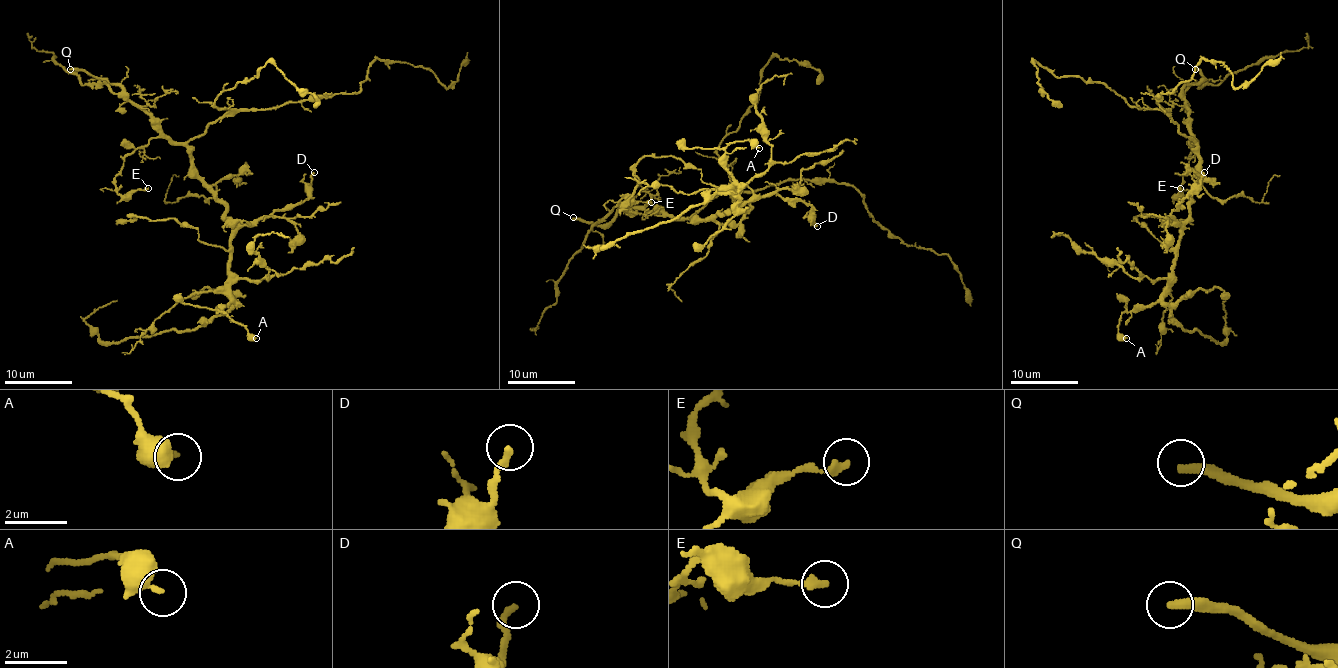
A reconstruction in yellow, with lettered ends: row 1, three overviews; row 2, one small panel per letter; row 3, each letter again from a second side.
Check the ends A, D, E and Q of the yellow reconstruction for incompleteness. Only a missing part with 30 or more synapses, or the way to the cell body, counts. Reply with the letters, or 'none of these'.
Q

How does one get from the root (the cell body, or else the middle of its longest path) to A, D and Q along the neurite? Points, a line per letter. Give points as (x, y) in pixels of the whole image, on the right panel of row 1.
A: (1195, 149), (1199, 189), (1183, 225), (1173, 282), (1158, 301), (1121, 315), (1117, 332), (1126, 338)
D: (1195, 149), (1199, 157), (1199, 189), (1192, 196), (1190, 216), (1180, 223), (1172, 213), (1204, 172)
Q: (1195, 149), (1195, 137), (1190, 132), (1187, 101), (1183, 98), (1183, 88), (1195, 84), (1202, 77), (1195, 69)

